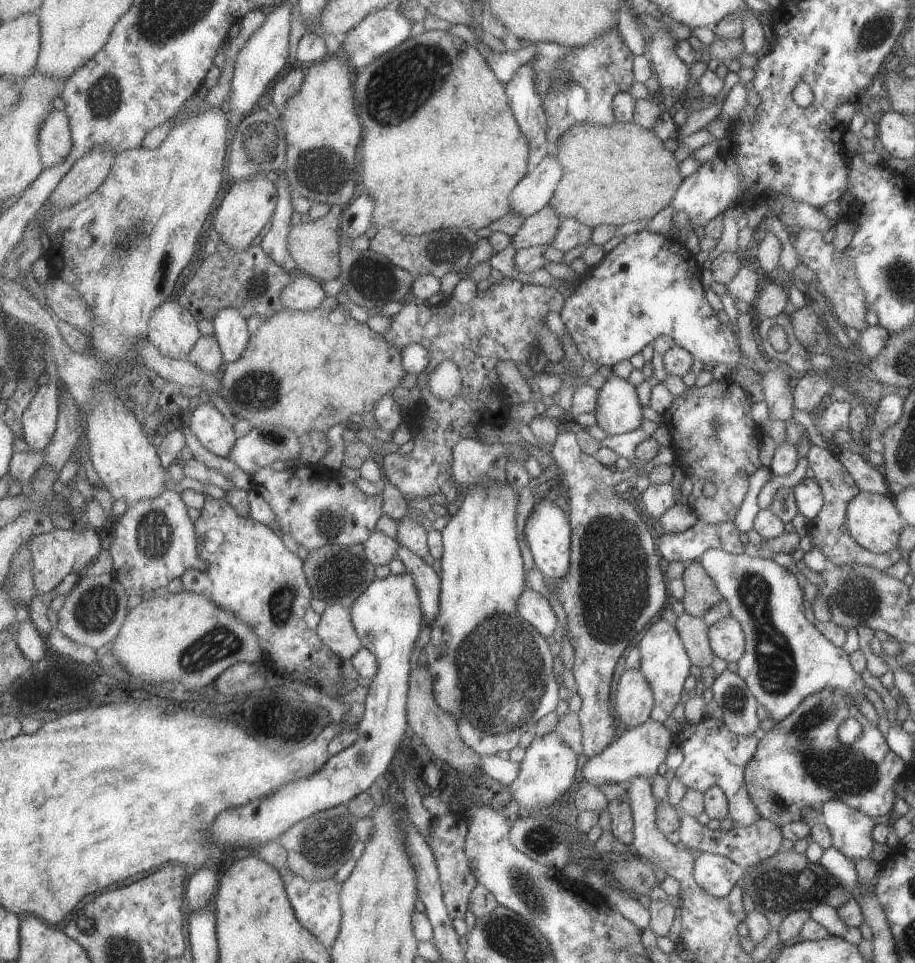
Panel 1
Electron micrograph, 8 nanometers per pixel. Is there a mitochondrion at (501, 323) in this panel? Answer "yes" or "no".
yes

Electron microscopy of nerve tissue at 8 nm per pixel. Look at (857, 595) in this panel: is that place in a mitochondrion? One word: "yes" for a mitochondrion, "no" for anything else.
yes

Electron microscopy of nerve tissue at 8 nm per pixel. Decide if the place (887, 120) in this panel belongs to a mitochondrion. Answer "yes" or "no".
no

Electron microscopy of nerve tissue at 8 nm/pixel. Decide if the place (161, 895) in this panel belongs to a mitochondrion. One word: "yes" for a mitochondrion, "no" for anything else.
no

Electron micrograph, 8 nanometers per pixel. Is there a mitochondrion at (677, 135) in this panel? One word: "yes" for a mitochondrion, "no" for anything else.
no

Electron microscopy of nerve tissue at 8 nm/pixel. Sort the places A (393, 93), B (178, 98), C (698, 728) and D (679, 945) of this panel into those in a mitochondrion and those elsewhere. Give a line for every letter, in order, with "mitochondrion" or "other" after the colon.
A: mitochondrion
B: other
C: other
D: other

